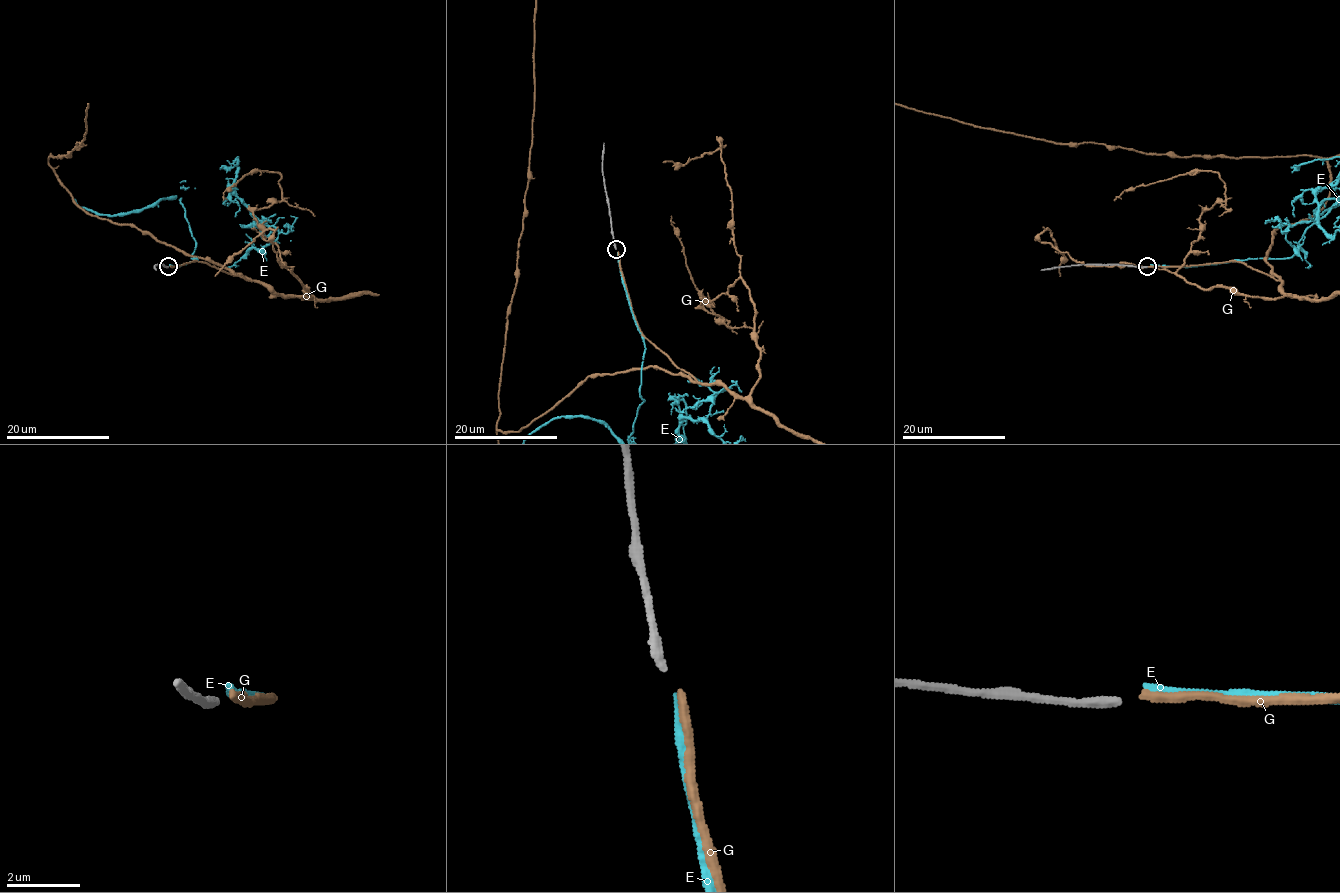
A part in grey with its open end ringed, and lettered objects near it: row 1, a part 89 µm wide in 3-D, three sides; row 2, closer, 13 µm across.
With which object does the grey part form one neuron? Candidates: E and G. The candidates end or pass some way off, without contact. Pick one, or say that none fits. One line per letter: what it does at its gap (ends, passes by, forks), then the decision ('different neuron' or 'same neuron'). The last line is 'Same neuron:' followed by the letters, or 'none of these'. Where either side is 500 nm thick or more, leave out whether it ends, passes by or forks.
E: it ends; different neuron
G: it ends; different neuron
Same neuron: none of these

